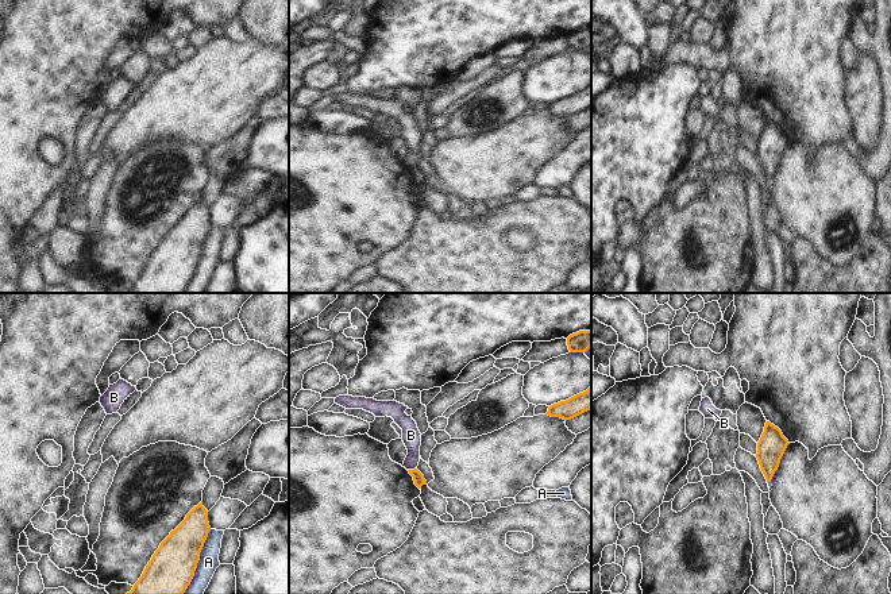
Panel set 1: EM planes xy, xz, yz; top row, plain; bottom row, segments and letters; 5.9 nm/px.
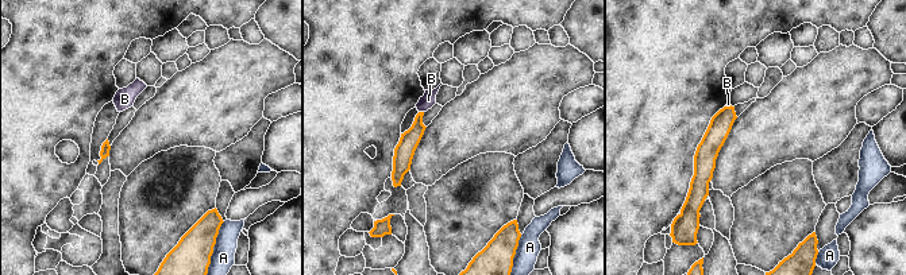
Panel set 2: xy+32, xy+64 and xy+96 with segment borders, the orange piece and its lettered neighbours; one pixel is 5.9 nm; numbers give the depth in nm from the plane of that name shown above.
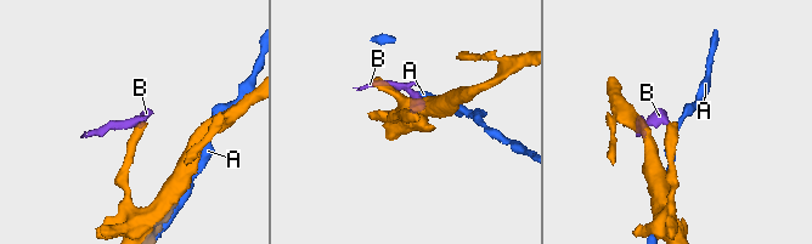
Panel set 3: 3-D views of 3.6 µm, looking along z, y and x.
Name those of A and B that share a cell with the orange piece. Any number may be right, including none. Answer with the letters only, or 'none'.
none

